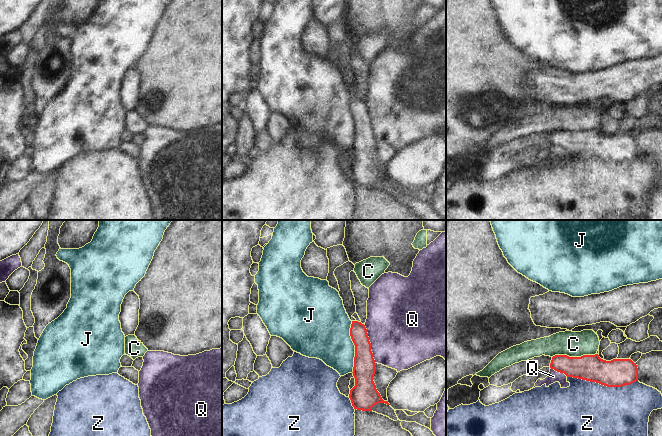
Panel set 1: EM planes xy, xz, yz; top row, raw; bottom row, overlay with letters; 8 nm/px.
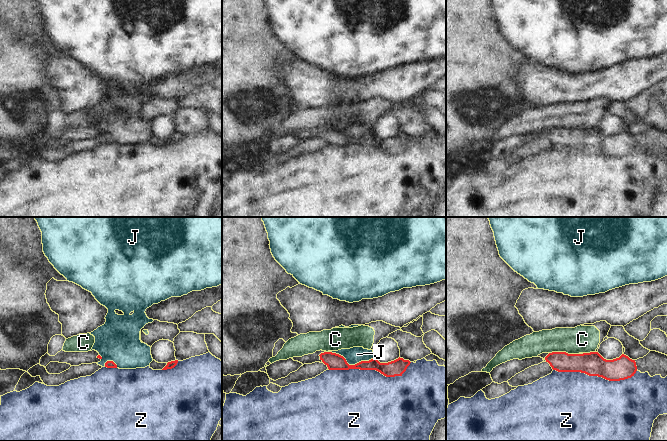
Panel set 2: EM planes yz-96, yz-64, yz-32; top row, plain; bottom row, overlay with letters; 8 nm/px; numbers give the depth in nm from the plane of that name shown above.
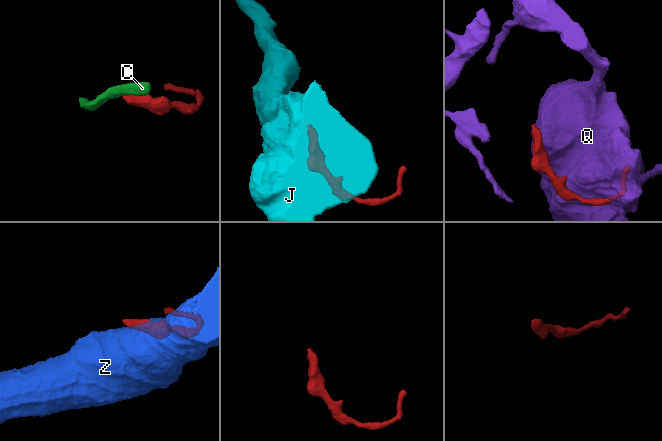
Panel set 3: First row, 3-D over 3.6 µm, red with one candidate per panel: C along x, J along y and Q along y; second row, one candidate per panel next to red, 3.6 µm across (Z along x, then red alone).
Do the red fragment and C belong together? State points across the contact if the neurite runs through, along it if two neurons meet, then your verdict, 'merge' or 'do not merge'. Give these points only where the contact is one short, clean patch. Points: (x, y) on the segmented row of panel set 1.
do not merge

